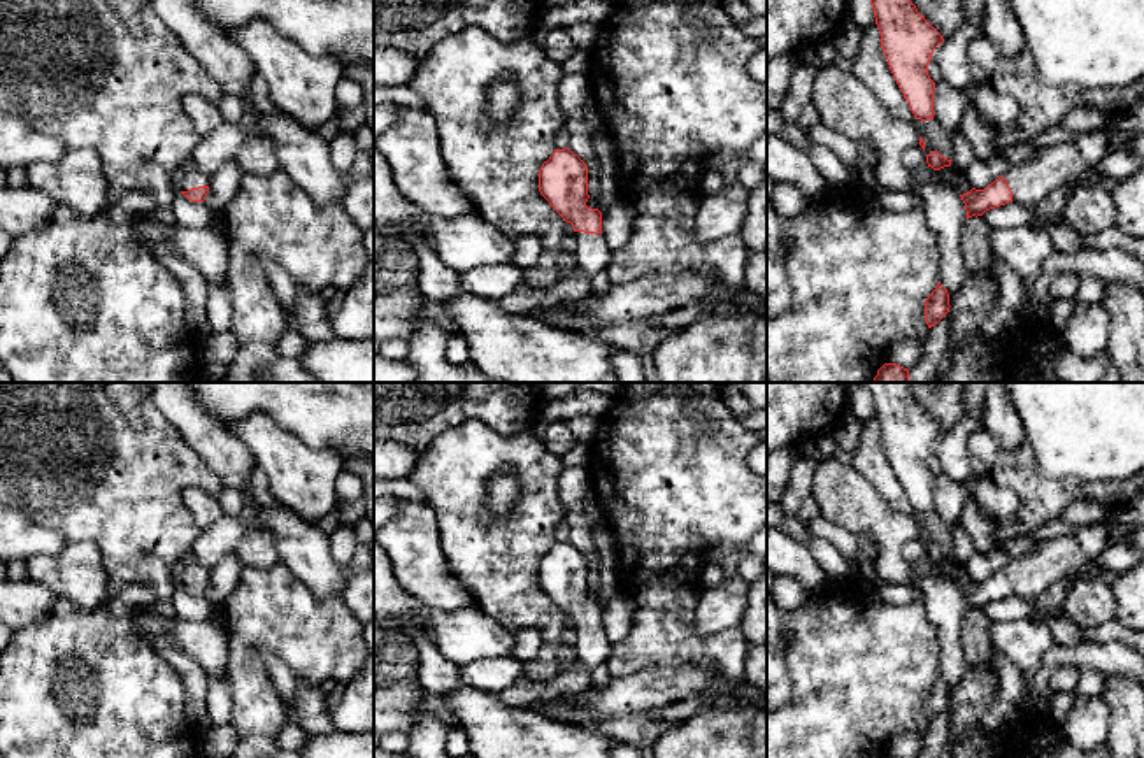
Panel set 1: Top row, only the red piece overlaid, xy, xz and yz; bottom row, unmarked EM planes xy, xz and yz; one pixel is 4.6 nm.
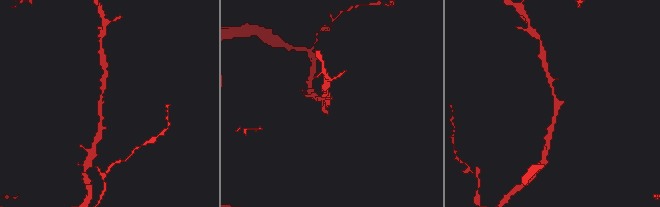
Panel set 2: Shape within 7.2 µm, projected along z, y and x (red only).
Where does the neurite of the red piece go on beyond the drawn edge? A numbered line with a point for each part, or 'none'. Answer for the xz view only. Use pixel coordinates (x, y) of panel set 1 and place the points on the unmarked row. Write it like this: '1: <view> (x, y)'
1: xz (592, 646)

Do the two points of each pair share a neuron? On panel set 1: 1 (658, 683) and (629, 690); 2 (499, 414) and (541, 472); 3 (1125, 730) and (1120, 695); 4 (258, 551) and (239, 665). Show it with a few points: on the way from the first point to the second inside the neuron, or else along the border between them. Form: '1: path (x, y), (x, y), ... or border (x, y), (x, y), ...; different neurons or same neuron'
1: path (651, 690), (636, 690); same neuron
2: border (474, 418), (506, 436), (527, 432); different neurons
3: path (1125, 722), (1125, 704); same neuron
4: border (279, 560), (271, 567), (244, 567); different neurons

